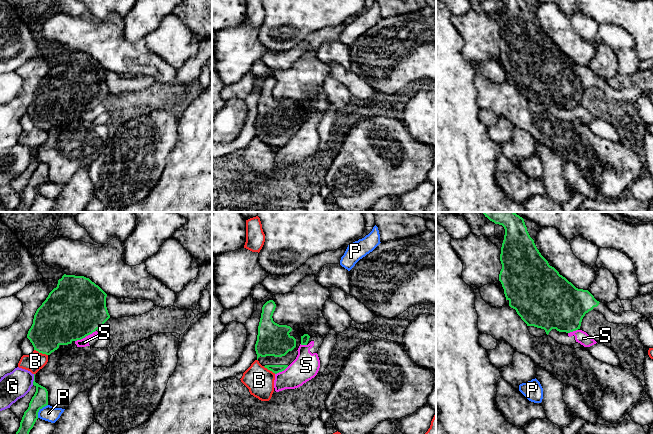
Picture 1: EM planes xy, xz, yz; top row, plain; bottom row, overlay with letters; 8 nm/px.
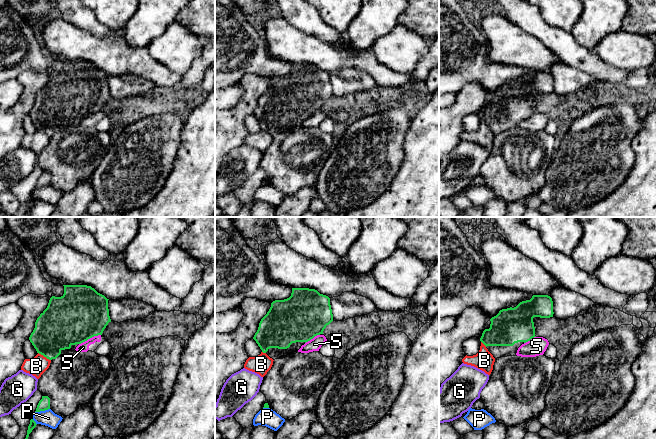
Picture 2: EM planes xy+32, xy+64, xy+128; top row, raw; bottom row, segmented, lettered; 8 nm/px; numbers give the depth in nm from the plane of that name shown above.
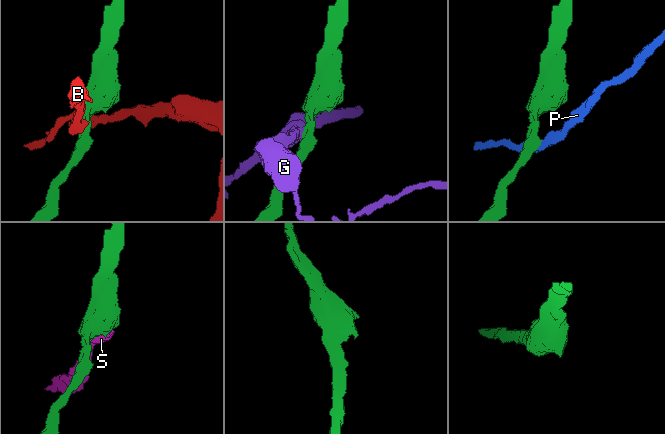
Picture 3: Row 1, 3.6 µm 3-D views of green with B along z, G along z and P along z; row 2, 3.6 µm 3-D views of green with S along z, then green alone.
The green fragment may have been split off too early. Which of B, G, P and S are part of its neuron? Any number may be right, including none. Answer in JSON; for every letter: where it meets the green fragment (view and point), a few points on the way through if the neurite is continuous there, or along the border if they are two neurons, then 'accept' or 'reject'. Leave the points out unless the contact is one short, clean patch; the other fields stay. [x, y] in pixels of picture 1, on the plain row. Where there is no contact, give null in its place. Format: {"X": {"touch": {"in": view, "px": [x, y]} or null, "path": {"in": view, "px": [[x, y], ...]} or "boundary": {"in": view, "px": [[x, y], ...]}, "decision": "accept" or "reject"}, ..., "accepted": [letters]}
{"B": {"touch": {"in": "xy", "px": [41, 128]}, "decision": "reject"}, "G": {"touch": {"in": "xy", "px": [34, 155]}, "boundary": {"in": "xy", "px": [[34, 150], [32, 160]]}, "decision": "reject"}, "P": {"touch": {"in": "xy", "px": [39, 185]}, "boundary": {"in": "xy", "px": [[47, 180], [39, 186], [37, 193]]}, "decision": "reject"}, "S": {"touch": {"in": "xy", "px": [85, 112]}, "boundary": {"in": "xy", "px": [[95, 106], [75, 117]]}, "decision": "reject"}, "accepted": []}

